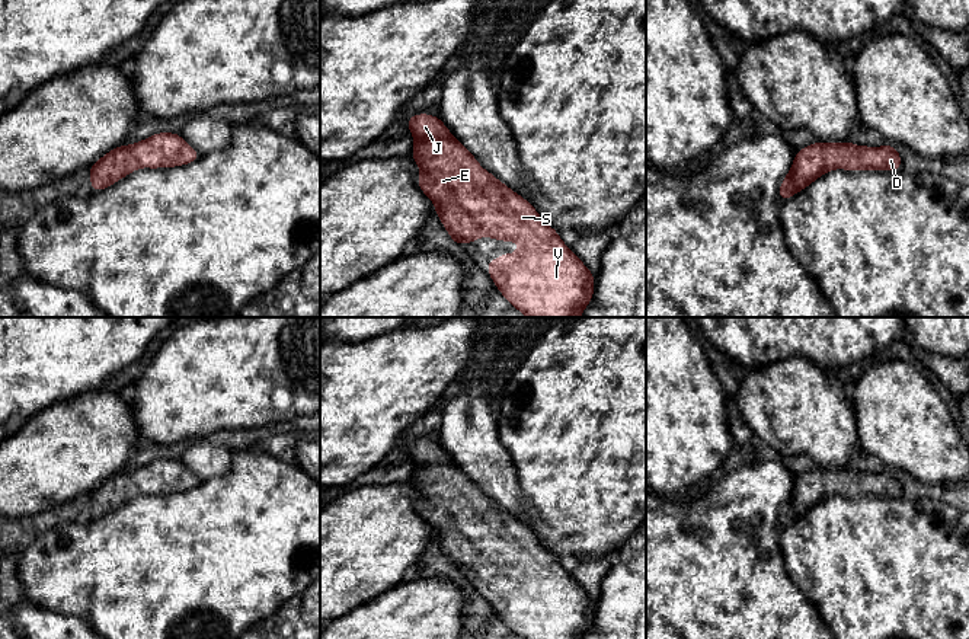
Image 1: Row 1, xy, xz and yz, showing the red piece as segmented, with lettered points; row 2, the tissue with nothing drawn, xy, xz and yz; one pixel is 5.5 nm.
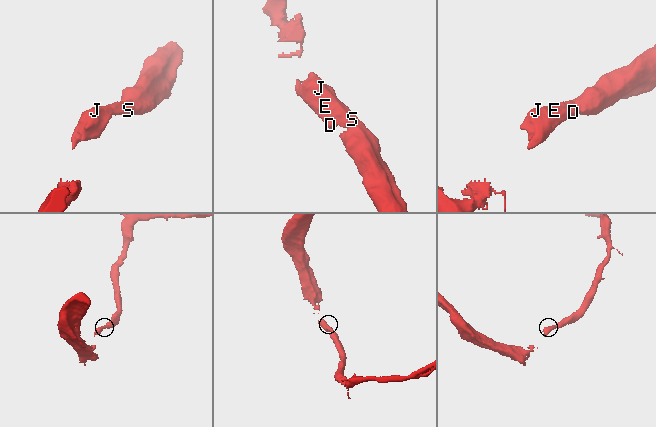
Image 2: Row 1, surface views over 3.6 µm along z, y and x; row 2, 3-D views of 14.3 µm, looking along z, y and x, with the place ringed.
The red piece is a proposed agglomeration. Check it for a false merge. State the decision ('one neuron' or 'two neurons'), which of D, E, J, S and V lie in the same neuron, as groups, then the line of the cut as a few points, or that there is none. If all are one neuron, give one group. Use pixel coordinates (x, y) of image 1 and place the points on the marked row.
one neuron; D E J S V; no cut

